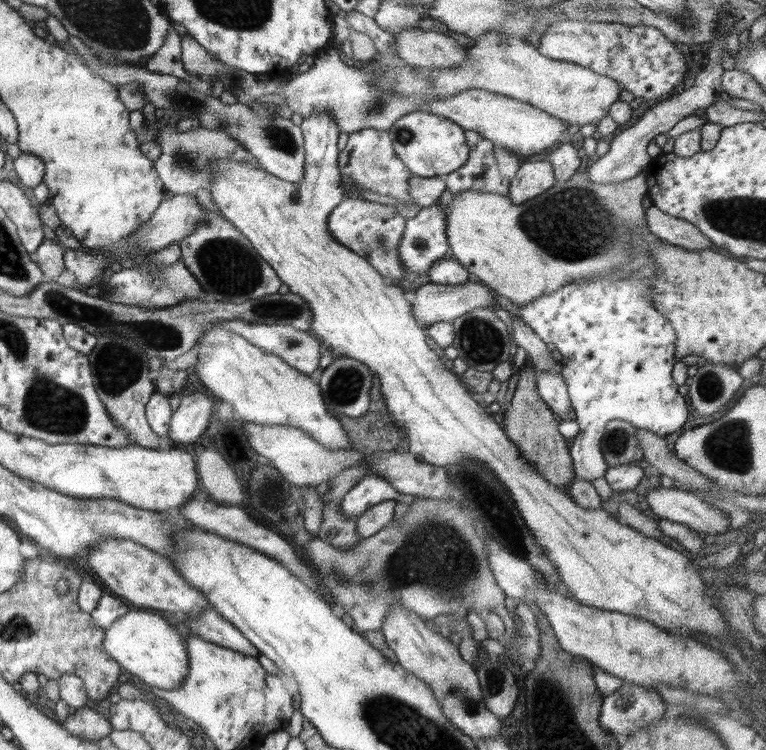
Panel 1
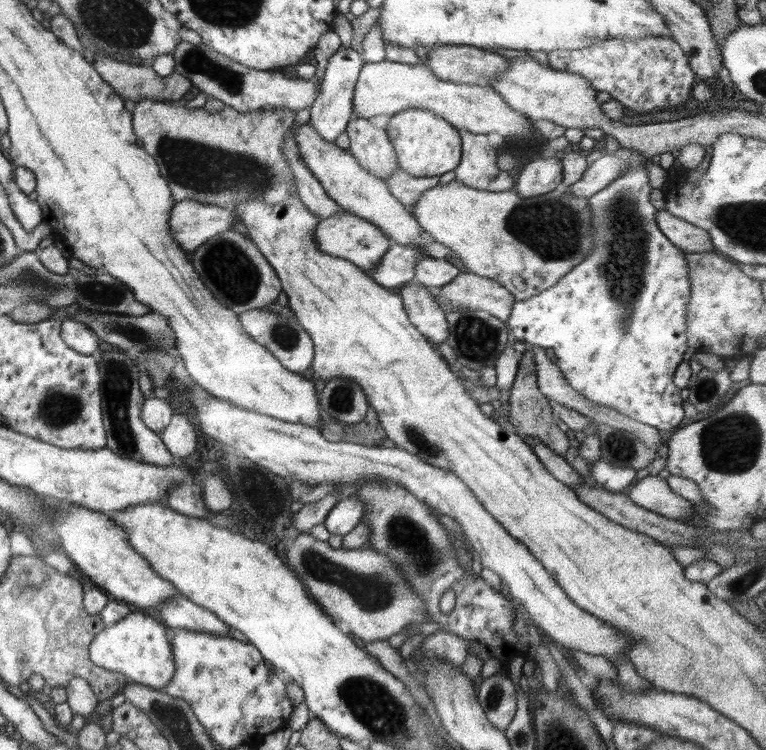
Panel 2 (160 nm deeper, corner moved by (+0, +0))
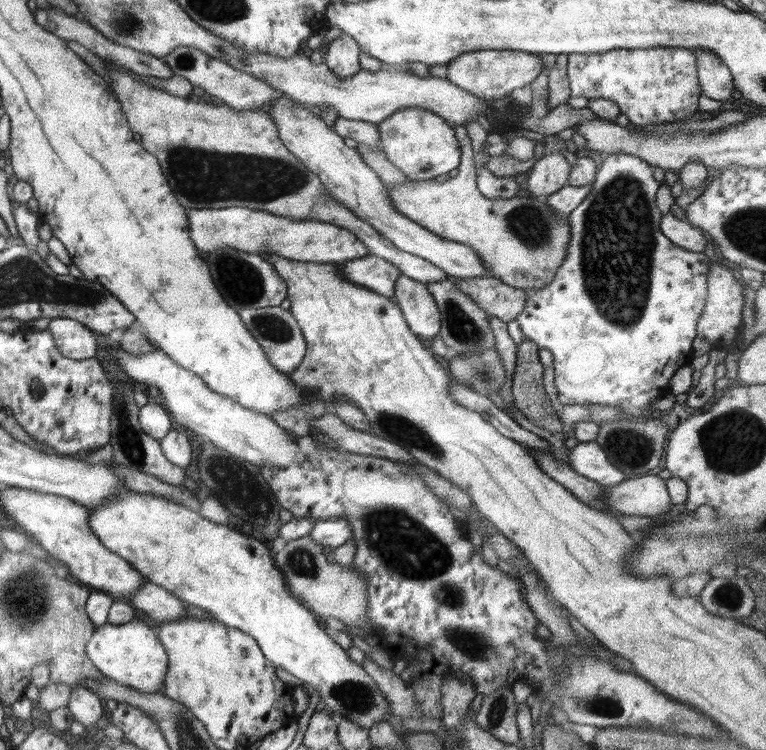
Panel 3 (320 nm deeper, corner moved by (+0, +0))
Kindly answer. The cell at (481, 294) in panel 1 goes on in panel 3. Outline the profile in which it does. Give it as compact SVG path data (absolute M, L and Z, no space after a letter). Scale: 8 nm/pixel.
M490 276L458 278L453 285L482 310L505 323L514 320L522 312L528 295L524 290L507 286Z

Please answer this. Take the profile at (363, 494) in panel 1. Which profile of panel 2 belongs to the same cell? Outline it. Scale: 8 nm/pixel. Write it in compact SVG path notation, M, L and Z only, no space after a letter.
M357 496L339 499L323 522L330 534L345 536L354 530L365 513L363 502Z

